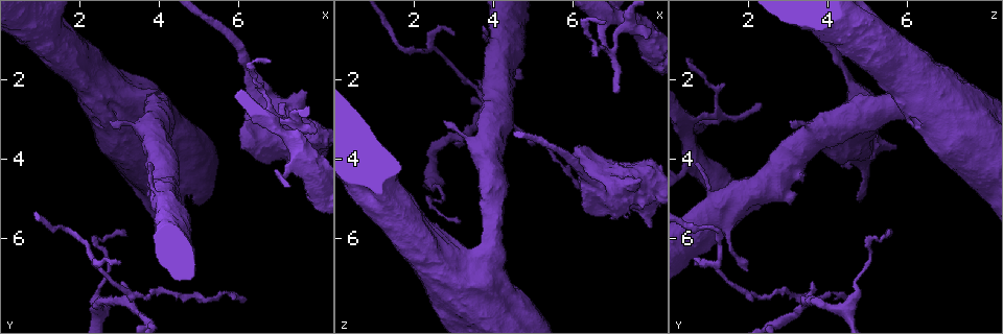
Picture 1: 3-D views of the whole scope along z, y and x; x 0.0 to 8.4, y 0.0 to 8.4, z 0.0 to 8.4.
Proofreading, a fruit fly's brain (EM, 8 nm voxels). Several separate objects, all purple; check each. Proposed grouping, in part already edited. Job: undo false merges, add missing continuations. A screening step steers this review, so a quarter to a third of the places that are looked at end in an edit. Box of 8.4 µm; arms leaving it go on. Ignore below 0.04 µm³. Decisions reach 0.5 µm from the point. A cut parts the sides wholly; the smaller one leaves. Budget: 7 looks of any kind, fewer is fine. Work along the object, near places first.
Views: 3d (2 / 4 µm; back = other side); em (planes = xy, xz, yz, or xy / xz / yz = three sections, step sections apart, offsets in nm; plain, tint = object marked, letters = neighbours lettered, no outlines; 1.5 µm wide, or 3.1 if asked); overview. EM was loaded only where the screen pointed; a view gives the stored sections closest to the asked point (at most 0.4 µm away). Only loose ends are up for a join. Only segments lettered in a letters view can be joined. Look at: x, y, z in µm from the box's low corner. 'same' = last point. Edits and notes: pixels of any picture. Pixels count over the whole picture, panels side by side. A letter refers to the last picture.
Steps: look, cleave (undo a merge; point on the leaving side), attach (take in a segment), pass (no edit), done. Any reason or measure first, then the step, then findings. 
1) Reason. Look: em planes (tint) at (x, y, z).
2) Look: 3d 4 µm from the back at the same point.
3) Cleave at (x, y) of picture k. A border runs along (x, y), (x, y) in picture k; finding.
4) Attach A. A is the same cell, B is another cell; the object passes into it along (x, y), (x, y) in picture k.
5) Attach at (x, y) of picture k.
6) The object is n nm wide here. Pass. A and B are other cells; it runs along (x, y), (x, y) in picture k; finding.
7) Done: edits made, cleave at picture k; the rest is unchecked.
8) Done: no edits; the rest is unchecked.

Tapers out. Look: 3d 2 µm at (3.00, 6.60, 0.90).

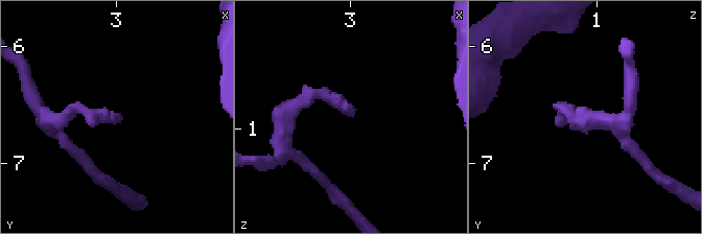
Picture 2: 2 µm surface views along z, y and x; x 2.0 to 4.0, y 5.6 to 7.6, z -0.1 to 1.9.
Need the tissue. Look: em planes (letters) at (3.06, 6.60, 0.84).

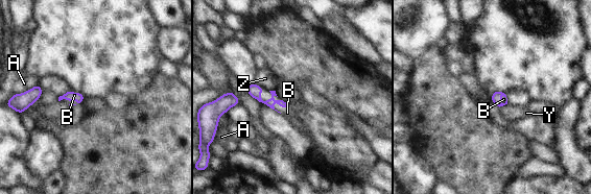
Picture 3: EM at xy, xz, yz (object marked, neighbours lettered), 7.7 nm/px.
The object is 100 nm wide here. Attach B. B is the same cell, A, Y and Z are other cells; the object passes into it along (254, 90), (275, 95), (287, 113) in picture 3; the neuron continues.

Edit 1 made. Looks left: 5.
Redraw. Look: overview.

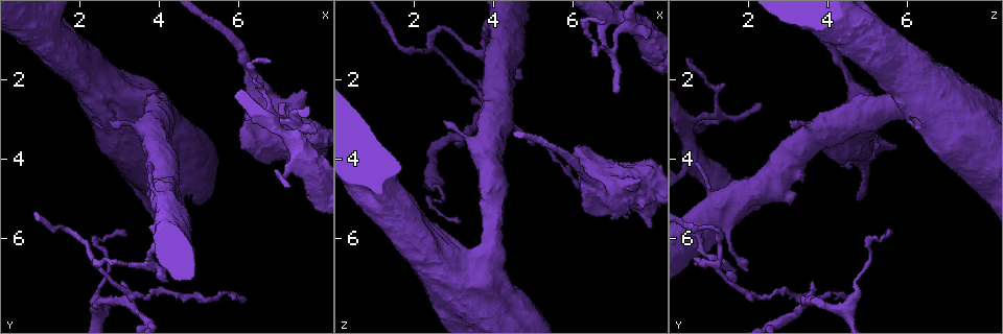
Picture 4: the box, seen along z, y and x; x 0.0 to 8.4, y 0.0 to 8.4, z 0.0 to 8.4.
Branch stops here. Look: 3d 4 µm at (6.40, 4.00, 4.10).

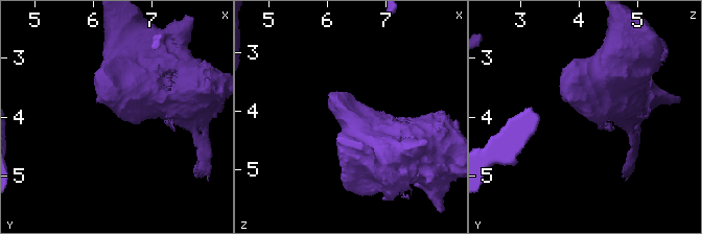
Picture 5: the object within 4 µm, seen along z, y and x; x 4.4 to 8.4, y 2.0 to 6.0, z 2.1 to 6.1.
Need the tissue. Look: em planes (plain) at (6.45, 4.00, 4.10).

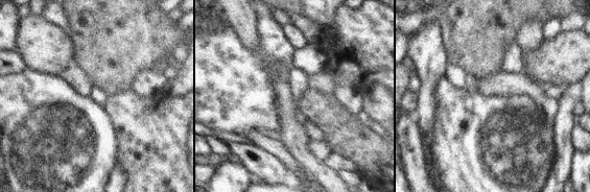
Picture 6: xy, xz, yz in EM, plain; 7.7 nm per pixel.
What lies round it. Look: em planes (letters) at the same point.

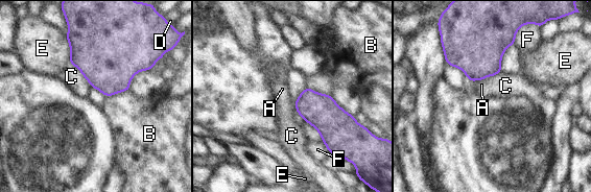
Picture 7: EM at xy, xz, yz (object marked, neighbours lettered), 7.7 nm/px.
Pass. A, B, C, D, E and F are other cells; a border runs along (128, 90), (105, 96) in picture 7; none of them fits.

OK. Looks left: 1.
Done: edits made, attach at picture 3; the rest is unchecked.

